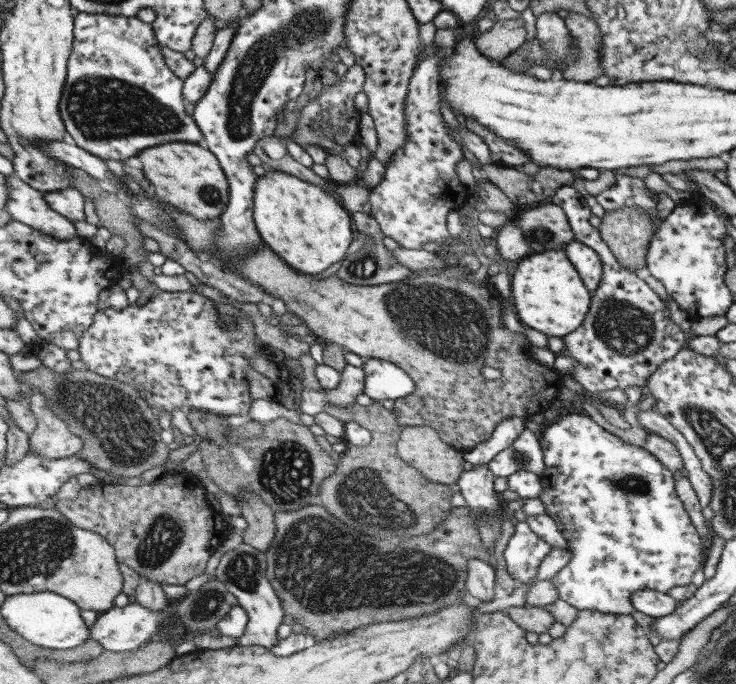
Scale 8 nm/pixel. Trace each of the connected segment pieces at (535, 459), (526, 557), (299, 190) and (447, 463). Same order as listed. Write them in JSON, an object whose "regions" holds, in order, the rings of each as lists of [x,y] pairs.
{"regions":[[[[526,430],[517,438],[514,446],[488,462],[488,468],[495,477],[509,478],[519,470],[529,470],[540,476],[544,472],[544,451],[540,438],[531,430]]],[[[517,522],[503,551],[507,573],[517,584],[540,585],[535,576],[541,560],[551,552],[551,546],[534,534],[528,524]]],[[[271,170],[255,184],[254,219],[265,244],[297,272],[317,275],[345,259],[355,238],[353,214],[325,188],[291,173]]],[[[431,426],[405,427],[398,443],[398,454],[427,479],[443,485],[458,483],[465,471],[464,453],[442,440],[441,434]]]]}

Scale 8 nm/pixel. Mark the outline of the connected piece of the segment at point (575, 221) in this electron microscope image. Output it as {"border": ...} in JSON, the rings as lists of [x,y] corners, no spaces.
{"border":[[[564,186],[560,188],[555,196],[548,199],[548,204],[557,204],[569,217],[571,227],[575,231],[575,240],[586,244],[589,248],[594,249],[602,261],[602,280],[595,290],[590,291],[591,298],[589,298],[589,308],[585,322],[581,327],[577,328],[575,332],[570,335],[564,336],[563,342],[565,348],[558,352],[558,355],[571,355],[579,361],[579,368],[575,368],[569,374],[562,374],[561,377],[569,376],[577,380],[585,390],[590,393],[597,393],[601,390],[625,390],[629,386],[637,386],[642,389],[645,387],[647,378],[659,368],[665,360],[669,360],[675,356],[675,353],[685,347],[686,338],[679,326],[671,321],[669,317],[669,310],[665,307],[663,302],[653,290],[647,288],[647,284],[643,280],[639,280],[637,275],[631,274],[631,270],[623,268],[619,264],[617,258],[610,250],[607,250],[606,241],[599,238],[599,233],[589,222],[587,218],[591,216],[589,208],[587,208],[587,198],[575,189],[575,186]]]}

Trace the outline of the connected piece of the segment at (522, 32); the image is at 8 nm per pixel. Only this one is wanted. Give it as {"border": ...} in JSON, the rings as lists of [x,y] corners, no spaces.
{"border":[[[521,18],[496,20],[488,31],[476,35],[479,50],[483,54],[494,61],[505,61],[525,44],[527,30]]]}

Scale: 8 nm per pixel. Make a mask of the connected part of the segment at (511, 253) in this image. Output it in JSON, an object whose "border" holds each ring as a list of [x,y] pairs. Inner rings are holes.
{"border":[[[515,220],[501,228],[494,244],[497,246],[497,255],[511,267],[532,254],[531,244]]]}

